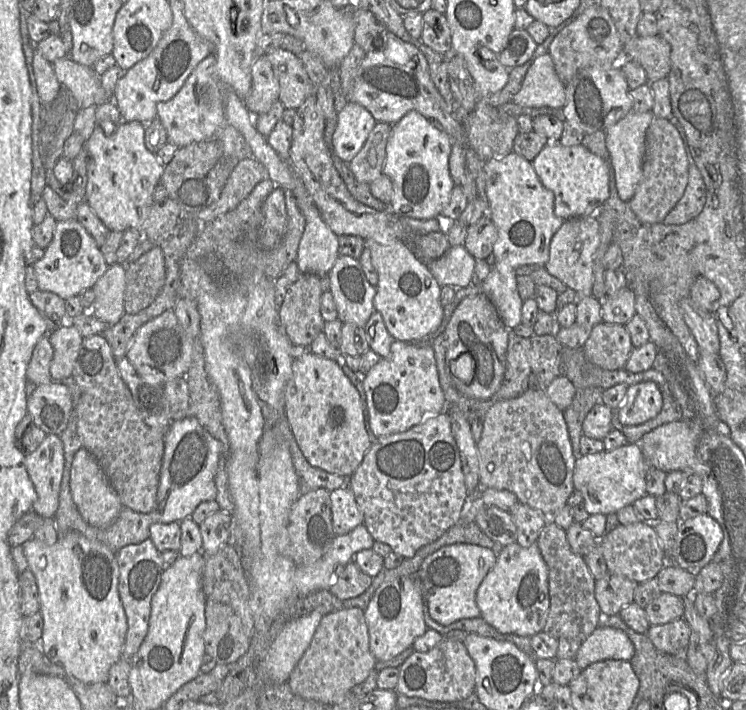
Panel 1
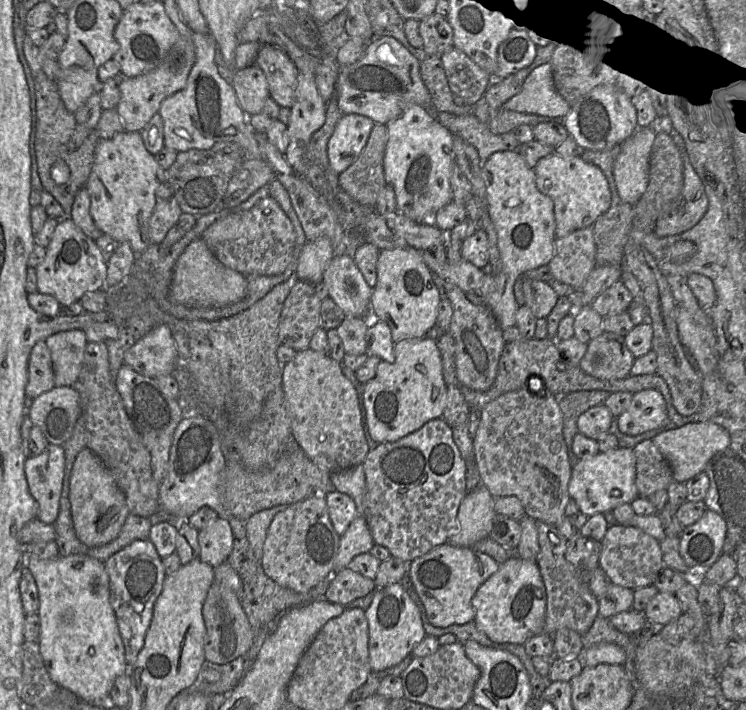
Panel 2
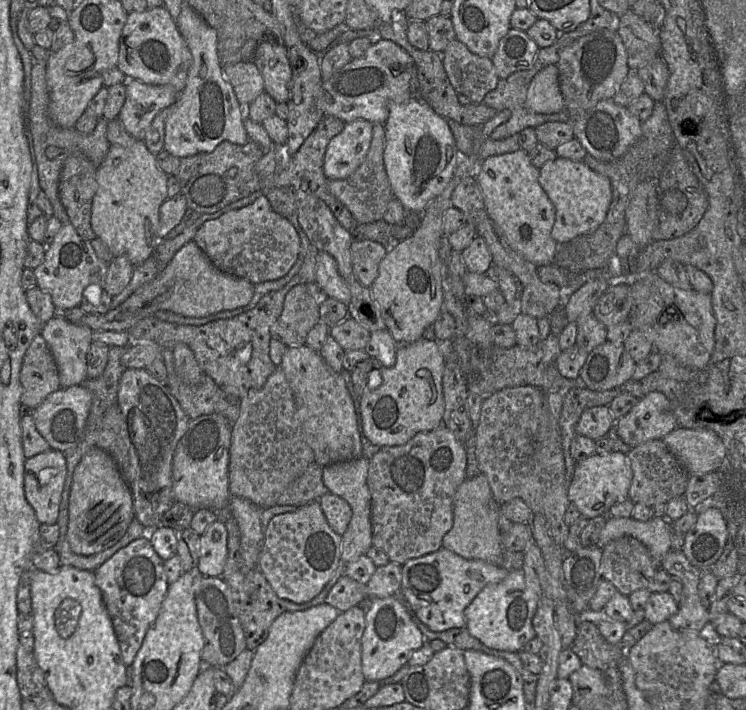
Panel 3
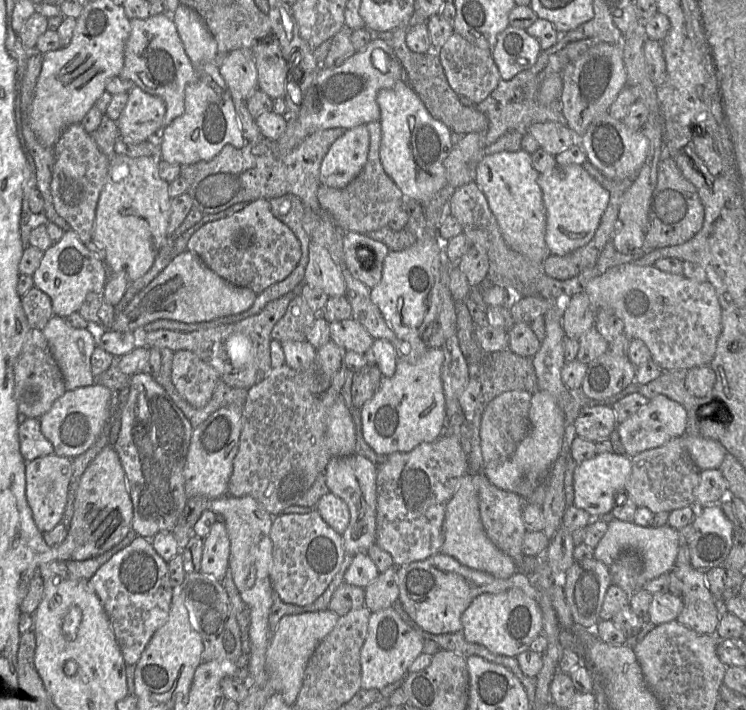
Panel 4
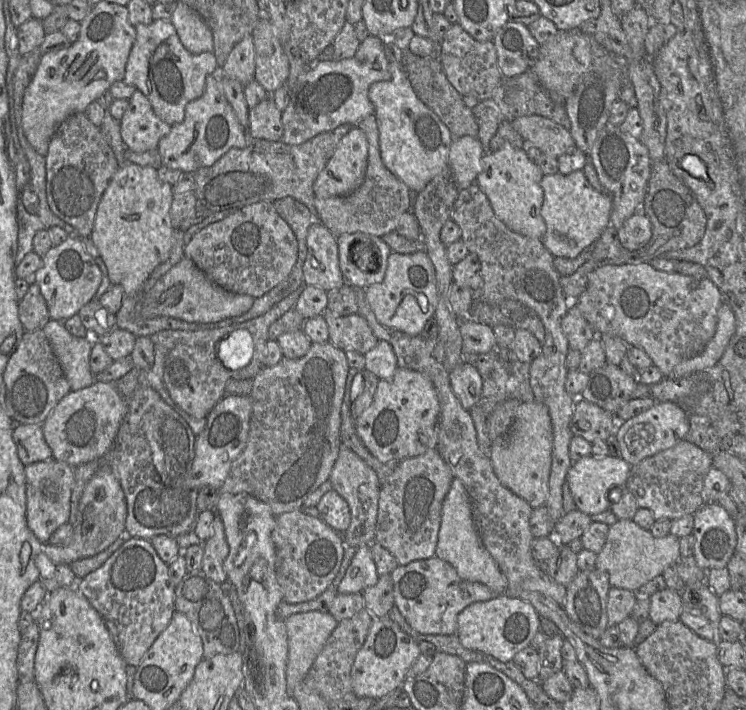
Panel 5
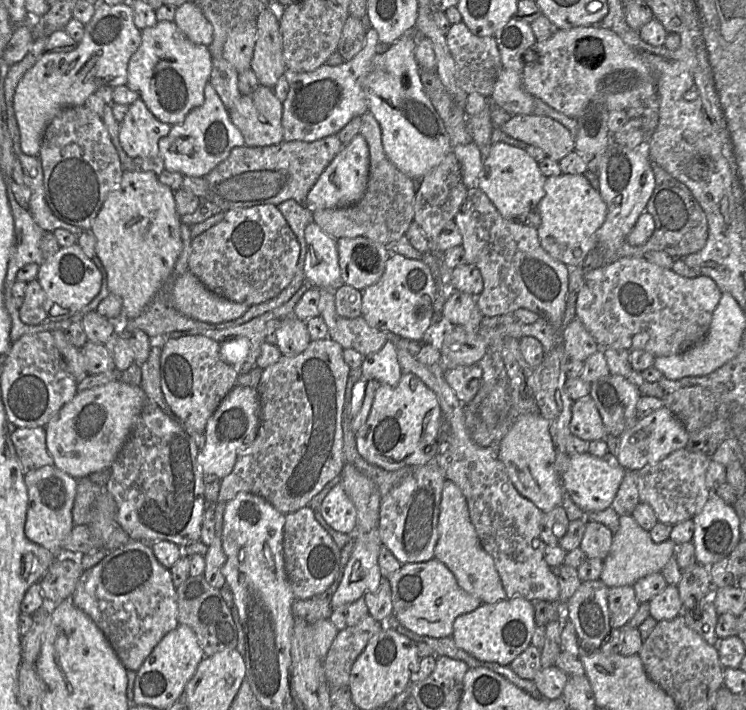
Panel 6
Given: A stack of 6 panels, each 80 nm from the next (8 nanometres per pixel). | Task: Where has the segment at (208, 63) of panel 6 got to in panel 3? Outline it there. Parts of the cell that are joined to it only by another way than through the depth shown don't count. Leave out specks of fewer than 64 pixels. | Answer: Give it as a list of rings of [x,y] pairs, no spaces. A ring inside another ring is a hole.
[[[164,6],[127,14],[119,40],[117,67],[128,79],[150,85],[171,85],[180,94],[191,65],[187,44]]]

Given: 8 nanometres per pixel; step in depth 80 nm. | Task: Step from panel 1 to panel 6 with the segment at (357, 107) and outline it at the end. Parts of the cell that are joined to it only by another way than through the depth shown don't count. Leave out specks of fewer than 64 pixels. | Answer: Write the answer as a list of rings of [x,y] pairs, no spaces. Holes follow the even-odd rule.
[[[362,134],[356,135],[324,169],[306,198],[306,206],[314,209],[331,209],[351,206],[364,195],[369,178],[369,147]]]

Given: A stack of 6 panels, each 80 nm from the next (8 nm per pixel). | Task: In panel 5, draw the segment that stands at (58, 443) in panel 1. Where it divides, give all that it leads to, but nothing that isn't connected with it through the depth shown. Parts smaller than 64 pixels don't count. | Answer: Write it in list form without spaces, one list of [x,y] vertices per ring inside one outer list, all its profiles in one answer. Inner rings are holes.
[[[54,458],[25,466],[26,519],[36,538],[46,543],[52,534],[68,523],[70,501],[74,484],[74,468]]]

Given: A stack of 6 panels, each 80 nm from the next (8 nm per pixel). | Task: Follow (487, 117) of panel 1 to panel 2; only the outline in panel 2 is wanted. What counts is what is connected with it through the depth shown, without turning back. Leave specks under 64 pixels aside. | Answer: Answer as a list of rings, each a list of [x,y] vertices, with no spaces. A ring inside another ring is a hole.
[[[432,113],[453,135],[460,136],[473,145],[482,161],[497,151],[518,151],[520,143],[515,131],[494,134],[490,131],[488,124],[481,122],[473,113],[466,115]]]

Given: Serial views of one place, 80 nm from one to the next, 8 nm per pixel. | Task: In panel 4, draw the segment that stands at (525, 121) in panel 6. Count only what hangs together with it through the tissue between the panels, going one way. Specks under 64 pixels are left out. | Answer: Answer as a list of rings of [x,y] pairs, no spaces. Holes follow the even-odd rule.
[[[559,122],[534,123],[528,127],[527,132],[536,139],[540,148],[553,156],[575,143],[579,144],[577,134]]]

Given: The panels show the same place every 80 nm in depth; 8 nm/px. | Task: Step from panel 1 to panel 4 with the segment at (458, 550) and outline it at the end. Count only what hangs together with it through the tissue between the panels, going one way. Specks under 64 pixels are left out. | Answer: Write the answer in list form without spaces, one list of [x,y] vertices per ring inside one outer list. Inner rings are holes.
[[[441,552],[425,560],[397,567],[397,582],[398,600],[405,612],[424,631],[435,635],[462,631],[462,613],[481,594],[496,594],[518,588],[537,603],[539,596],[529,578],[522,573],[516,572],[507,579],[497,578],[487,572],[464,566],[455,558]]]

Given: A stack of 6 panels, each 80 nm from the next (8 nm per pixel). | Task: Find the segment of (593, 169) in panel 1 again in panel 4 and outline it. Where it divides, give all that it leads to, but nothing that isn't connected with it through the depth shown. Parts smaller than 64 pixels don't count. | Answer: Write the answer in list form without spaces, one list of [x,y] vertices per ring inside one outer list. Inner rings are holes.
[[[580,164],[555,166],[552,170],[539,173],[537,183],[543,194],[546,210],[545,242],[551,254],[565,255],[584,245],[594,236],[609,202],[609,192],[602,187]]]

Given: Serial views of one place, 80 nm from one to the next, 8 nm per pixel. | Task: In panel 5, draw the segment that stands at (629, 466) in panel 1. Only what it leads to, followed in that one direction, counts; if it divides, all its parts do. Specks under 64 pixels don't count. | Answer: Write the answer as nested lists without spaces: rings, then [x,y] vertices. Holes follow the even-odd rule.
[[[589,455],[578,461],[572,462],[567,476],[566,482],[569,485],[571,495],[576,507],[581,512],[591,516],[593,514],[602,513],[611,507],[610,492],[616,490],[614,495],[619,496],[622,488],[625,486],[631,465],[629,465],[621,457],[594,456]]]

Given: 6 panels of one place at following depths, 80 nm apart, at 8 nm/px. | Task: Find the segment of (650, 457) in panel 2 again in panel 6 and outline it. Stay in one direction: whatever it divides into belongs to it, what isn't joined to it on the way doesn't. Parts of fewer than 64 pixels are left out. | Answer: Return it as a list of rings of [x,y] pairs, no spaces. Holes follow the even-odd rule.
[[[687,448],[678,449],[656,464],[648,464],[634,473],[639,501],[653,509],[658,522],[675,525],[692,519],[701,511],[712,491],[706,486],[706,472],[711,457],[692,452]]]

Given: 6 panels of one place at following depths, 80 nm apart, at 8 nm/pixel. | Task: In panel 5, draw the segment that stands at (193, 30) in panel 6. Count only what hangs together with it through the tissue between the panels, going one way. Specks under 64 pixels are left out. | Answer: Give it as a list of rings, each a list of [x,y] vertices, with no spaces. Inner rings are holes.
[[[177,1],[171,22],[183,46],[192,54],[212,52],[213,35],[202,17],[184,2]]]

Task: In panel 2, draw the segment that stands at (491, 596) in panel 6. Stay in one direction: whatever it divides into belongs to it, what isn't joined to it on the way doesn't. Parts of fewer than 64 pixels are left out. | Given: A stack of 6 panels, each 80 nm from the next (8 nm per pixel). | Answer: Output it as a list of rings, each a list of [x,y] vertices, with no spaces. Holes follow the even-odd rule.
[[[483,484],[475,490],[468,492],[460,503],[455,529],[450,534],[448,542],[459,547],[473,547],[478,541],[489,537],[496,514],[494,497]]]

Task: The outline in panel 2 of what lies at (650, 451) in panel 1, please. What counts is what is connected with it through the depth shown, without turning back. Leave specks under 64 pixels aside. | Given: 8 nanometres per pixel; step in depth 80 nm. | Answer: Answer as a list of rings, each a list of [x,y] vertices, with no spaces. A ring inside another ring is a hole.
[[[704,421],[662,431],[652,438],[652,442],[671,466],[674,481],[685,483],[703,472],[707,462],[717,452],[729,447],[730,435],[722,426]]]

